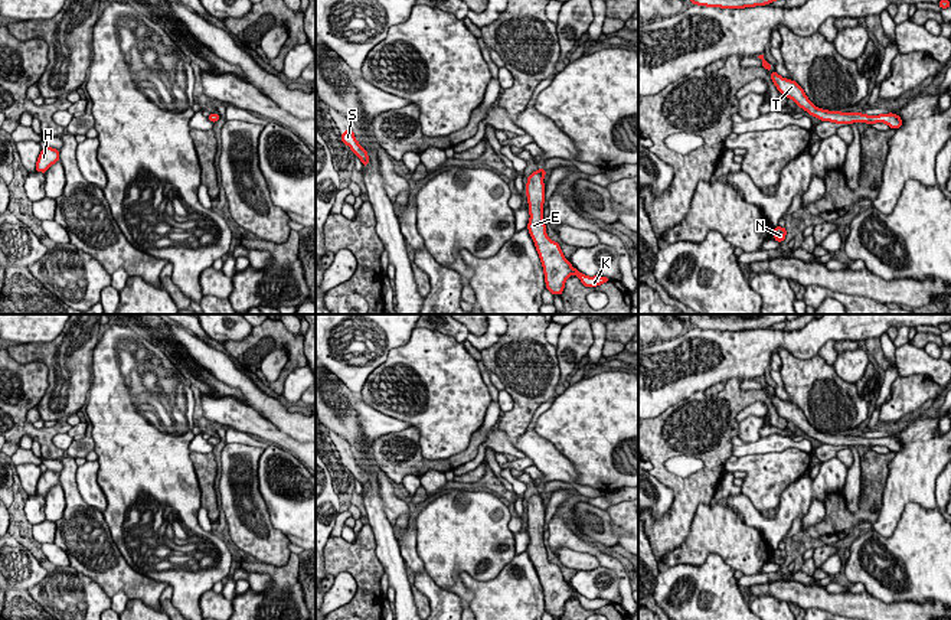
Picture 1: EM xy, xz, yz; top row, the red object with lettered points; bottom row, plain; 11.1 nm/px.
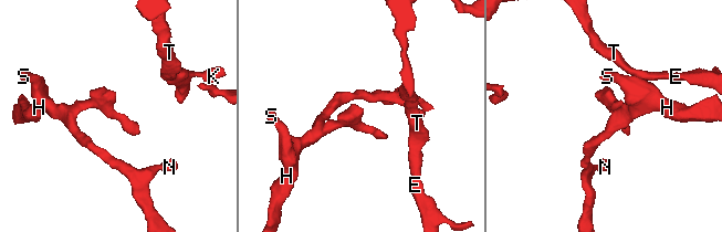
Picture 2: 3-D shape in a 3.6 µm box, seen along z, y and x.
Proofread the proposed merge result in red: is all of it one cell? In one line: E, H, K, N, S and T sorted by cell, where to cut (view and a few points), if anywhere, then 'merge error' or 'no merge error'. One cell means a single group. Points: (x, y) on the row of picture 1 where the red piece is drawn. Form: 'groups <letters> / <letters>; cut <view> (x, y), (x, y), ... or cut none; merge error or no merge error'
groups E H K N S T; cut none; no merge error

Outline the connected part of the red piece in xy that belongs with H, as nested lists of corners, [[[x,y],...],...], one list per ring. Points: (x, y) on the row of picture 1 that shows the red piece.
[[[46,147],[37,157],[36,172],[46,173],[46,170],[56,161],[59,161],[59,150]]]

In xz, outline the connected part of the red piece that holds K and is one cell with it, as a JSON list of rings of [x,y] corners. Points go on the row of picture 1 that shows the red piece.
[[[539,169],[537,172],[530,173],[526,185],[526,195],[529,202],[529,213],[530,219],[527,223],[527,229],[530,236],[536,245],[537,254],[540,257],[546,288],[552,294],[561,296],[565,287],[565,281],[569,275],[578,275],[581,283],[585,287],[597,287],[607,281],[608,277],[588,277],[578,270],[575,270],[571,262],[563,257],[559,244],[552,241],[546,235],[546,225],[543,222],[543,202],[545,202],[545,185],[543,177],[546,170]]]

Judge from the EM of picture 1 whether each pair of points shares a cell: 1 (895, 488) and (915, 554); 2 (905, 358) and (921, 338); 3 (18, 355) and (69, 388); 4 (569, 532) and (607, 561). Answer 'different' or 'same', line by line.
1: different
2: different
3: same
4: same

